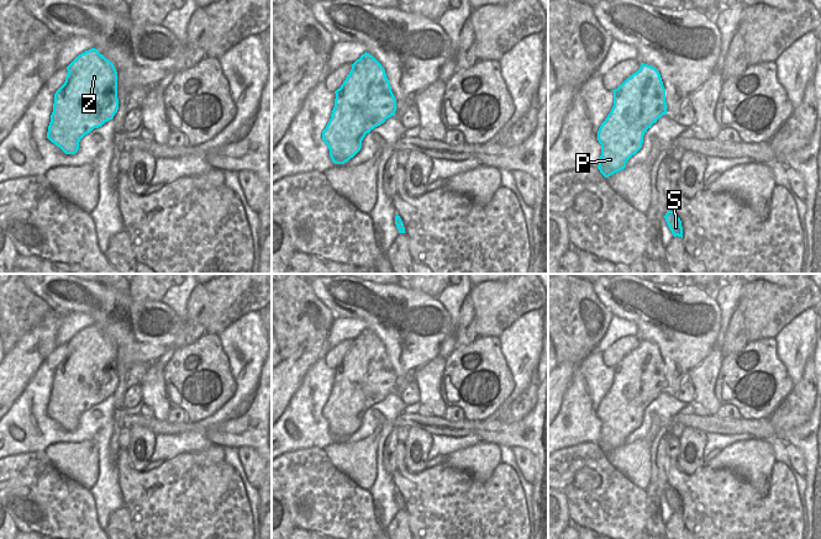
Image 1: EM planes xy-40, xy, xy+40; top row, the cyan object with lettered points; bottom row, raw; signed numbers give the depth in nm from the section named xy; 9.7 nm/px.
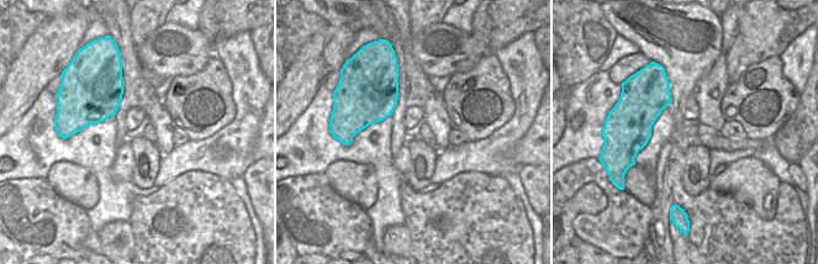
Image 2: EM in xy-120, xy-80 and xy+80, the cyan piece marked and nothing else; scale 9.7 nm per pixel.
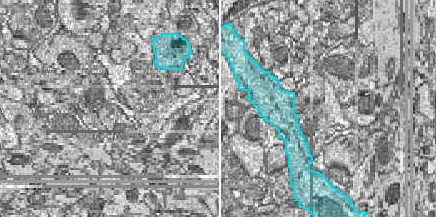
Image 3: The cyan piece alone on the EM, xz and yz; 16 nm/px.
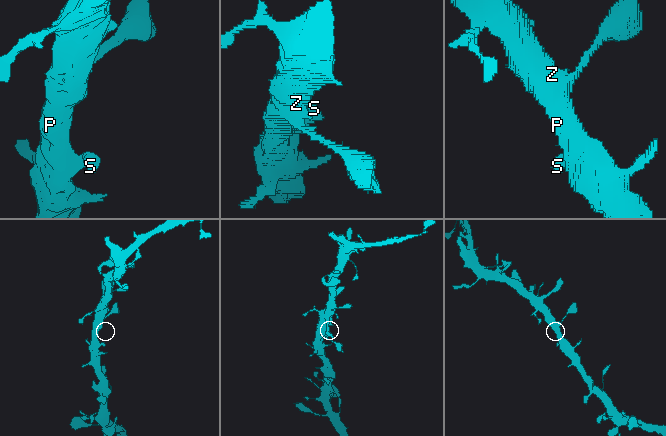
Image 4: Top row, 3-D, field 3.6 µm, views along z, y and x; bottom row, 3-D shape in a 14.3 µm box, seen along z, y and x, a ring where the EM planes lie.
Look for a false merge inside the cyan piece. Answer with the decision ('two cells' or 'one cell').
one cell

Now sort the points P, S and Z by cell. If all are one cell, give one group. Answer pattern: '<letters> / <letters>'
P S Z

